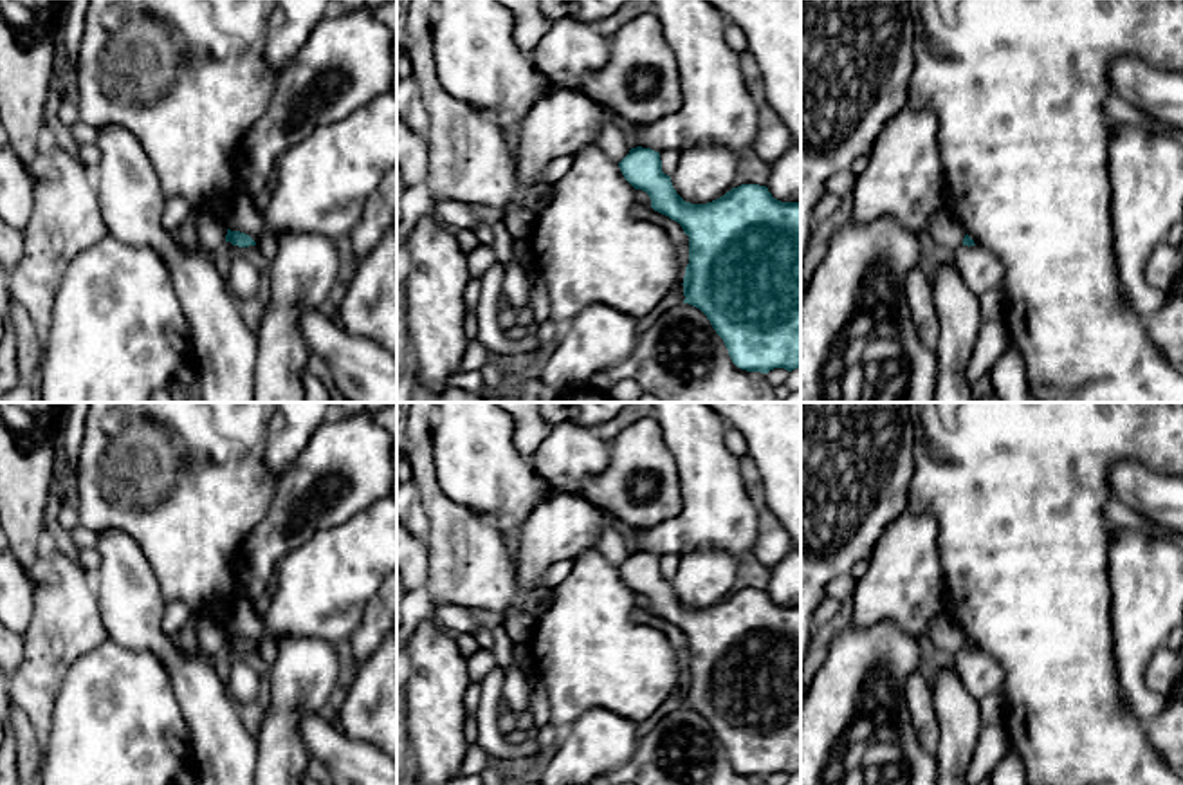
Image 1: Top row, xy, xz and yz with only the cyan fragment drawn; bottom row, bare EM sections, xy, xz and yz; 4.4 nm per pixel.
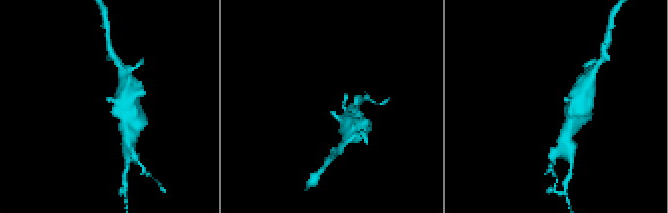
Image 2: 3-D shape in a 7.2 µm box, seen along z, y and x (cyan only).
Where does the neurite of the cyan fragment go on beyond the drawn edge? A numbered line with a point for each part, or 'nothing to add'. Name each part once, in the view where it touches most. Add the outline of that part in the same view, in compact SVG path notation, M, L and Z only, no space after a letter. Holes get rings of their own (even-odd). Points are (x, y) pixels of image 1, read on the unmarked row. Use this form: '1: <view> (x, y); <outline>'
nothing to add

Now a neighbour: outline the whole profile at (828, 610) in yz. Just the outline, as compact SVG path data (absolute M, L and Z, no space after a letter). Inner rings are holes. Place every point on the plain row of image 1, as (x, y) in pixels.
M822 599L813 612L813 626L840 621L848 612L848 603L837 599Z

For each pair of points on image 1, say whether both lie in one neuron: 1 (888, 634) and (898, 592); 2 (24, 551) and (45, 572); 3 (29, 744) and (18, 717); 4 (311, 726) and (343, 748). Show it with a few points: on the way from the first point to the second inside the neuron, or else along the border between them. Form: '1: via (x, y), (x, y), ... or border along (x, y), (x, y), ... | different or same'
1: border along (848, 619), (859, 628), (893, 619), (920, 637) | different
2: border along (44, 529), (38, 540), (36, 560), (29, 572) | different
3: via (26, 737), (20, 724) | same
4: via (318, 733), (336, 748) | same

